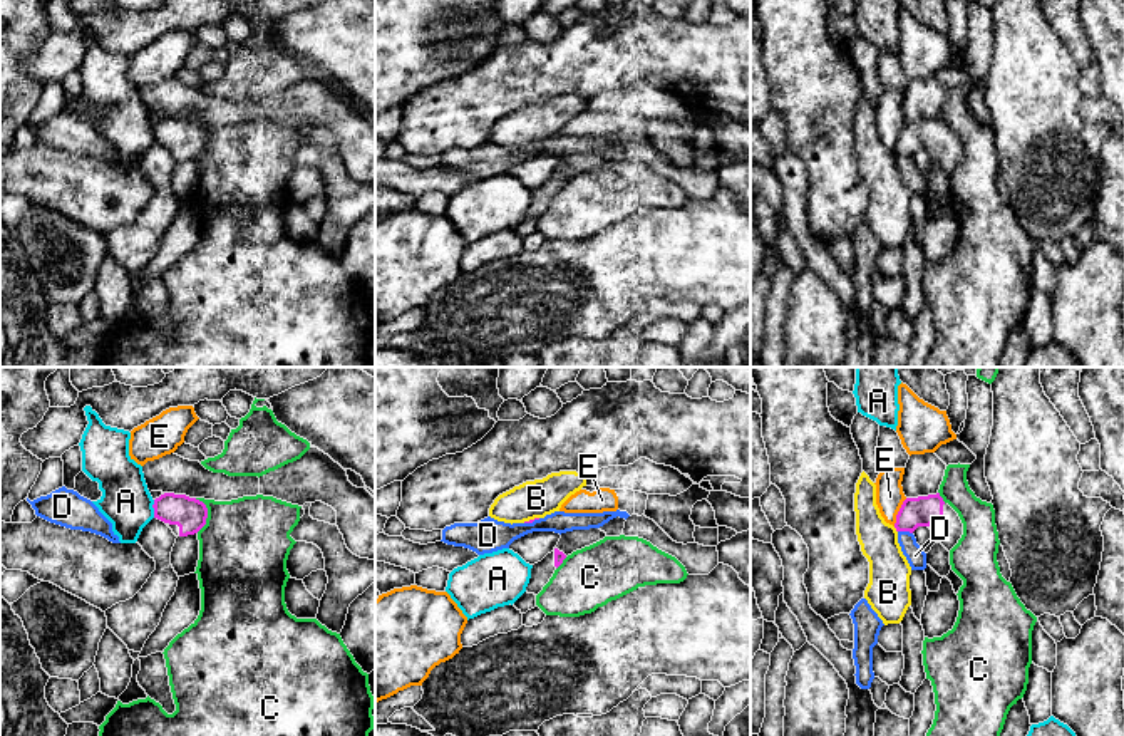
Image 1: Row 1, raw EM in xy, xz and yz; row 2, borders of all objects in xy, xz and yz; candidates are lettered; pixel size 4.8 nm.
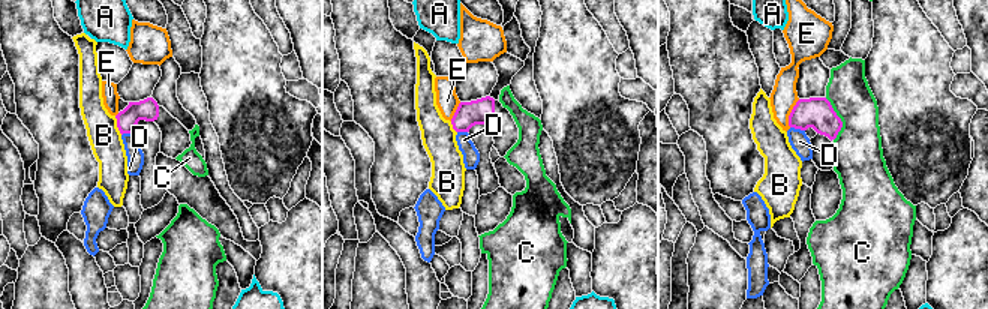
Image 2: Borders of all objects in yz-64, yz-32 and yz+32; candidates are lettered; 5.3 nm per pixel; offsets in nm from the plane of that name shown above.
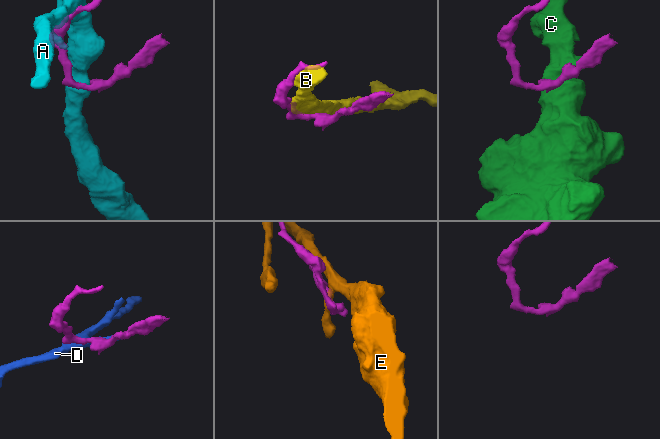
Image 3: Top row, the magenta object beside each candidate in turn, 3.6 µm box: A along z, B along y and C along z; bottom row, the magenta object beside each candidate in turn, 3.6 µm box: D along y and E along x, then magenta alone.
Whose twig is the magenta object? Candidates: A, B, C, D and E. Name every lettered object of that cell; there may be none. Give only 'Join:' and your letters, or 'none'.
Join: none

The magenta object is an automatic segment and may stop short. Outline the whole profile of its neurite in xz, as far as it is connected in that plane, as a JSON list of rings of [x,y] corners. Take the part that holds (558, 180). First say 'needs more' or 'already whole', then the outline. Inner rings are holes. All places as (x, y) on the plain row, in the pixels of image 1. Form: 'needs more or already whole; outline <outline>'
needs more; outline [[[554,173],[541,186],[534,188],[531,193],[531,203],[526,211],[526,216],[538,220],[543,215],[543,211],[549,206],[554,194],[563,188],[565,183],[566,179],[558,173]]]

